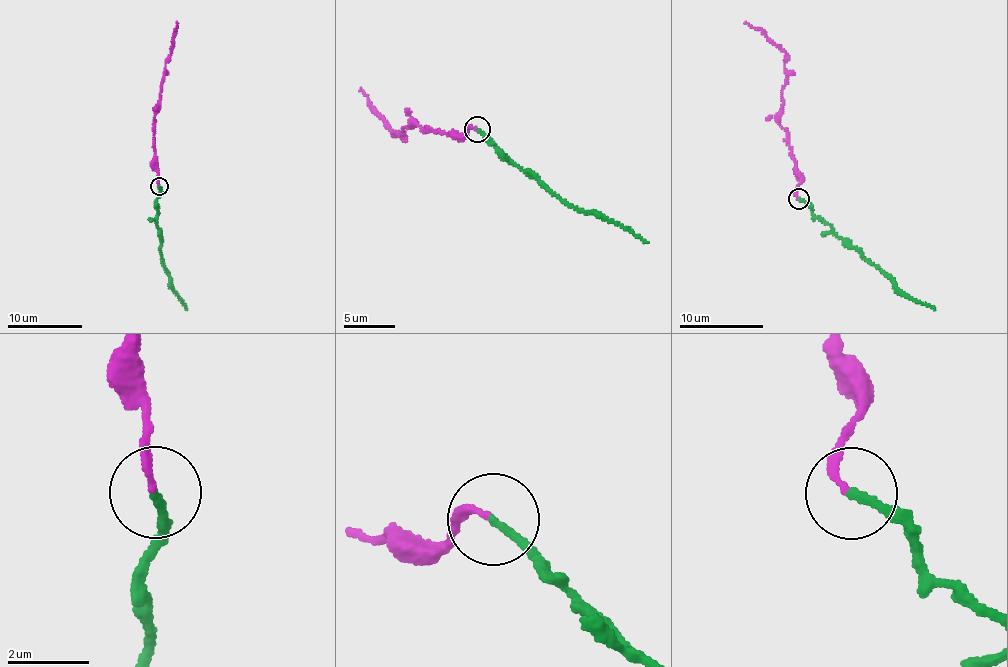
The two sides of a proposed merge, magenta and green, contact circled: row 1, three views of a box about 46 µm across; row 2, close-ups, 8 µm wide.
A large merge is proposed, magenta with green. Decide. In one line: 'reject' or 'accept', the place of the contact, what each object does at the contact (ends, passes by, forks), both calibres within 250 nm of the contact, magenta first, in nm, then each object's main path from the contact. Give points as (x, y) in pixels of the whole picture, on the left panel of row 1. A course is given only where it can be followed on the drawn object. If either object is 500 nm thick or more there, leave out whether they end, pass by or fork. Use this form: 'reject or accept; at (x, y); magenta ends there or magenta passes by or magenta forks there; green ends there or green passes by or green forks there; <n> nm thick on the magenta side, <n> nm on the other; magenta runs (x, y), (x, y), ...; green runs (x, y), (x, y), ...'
reject; at (159, 186); magenta ends there; green ends there; 170 nm thick on the magenta side, 200 nm on the other; magenta runs (157, 186), (154, 115), (177, 23); green runs (159, 187), (156, 206), (159, 248), (175, 291), (187, 310)

